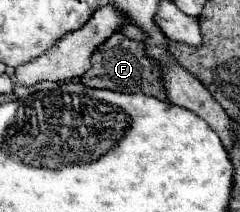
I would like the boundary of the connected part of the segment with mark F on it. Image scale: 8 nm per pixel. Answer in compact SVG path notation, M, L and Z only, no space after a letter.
M114 33L106 43L102 43L94 55L92 55L92 67L88 75L82 77L82 83L92 87L92 89L110 89L110 91L120 91L120 93L136 93L138 89L146 95L166 99L166 91L162 87L162 67L156 63L156 59L144 55L144 43L132 41L122 33Z

